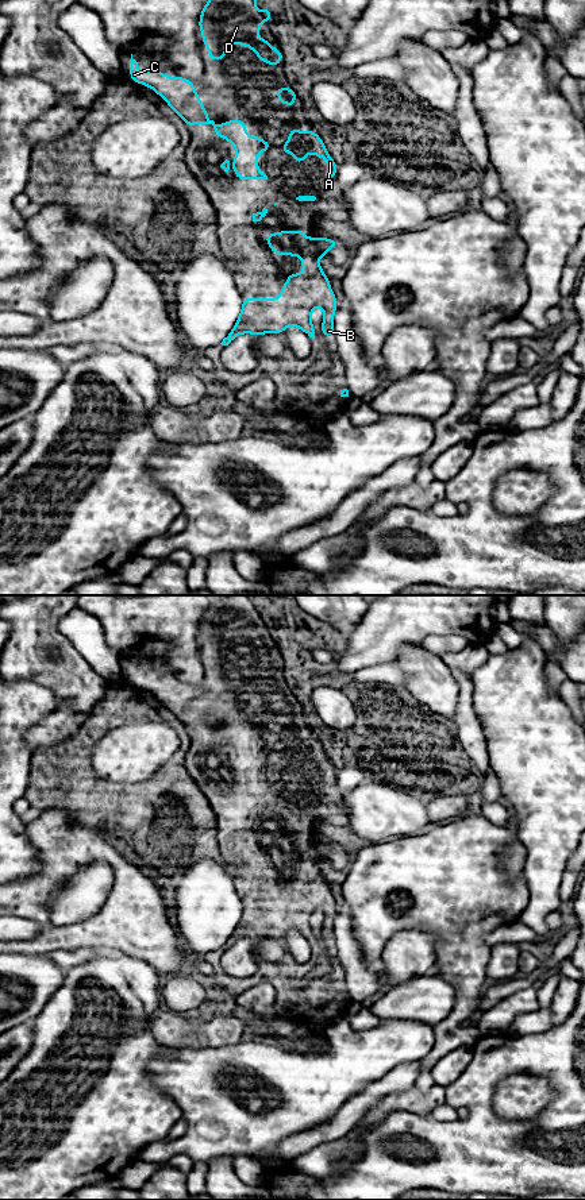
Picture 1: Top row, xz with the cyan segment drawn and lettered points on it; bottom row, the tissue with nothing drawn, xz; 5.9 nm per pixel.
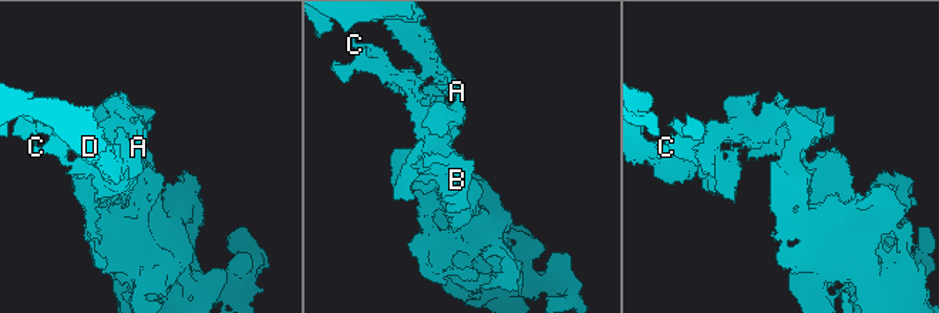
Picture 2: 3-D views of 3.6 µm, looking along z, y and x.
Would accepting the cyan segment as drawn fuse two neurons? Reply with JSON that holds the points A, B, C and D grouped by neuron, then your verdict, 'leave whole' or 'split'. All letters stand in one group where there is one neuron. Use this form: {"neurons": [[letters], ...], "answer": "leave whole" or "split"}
{"neurons": [["A", "B", "C", "D"]], "answer": "leave whole"}

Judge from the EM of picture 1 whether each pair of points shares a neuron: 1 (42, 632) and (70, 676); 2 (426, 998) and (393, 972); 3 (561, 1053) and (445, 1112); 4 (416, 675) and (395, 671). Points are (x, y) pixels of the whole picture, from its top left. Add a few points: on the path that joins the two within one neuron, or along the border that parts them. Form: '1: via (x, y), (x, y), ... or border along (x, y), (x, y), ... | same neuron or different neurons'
1: via (42, 643), (42, 647), (60, 666) | same neuron
2: border along (433, 969), (392, 986) | different neurons
3: border along (430, 1116), (441, 1122), (457, 1121) | different neurons
4: border along (393, 662), (405, 675), (404, 686) | different neurons

